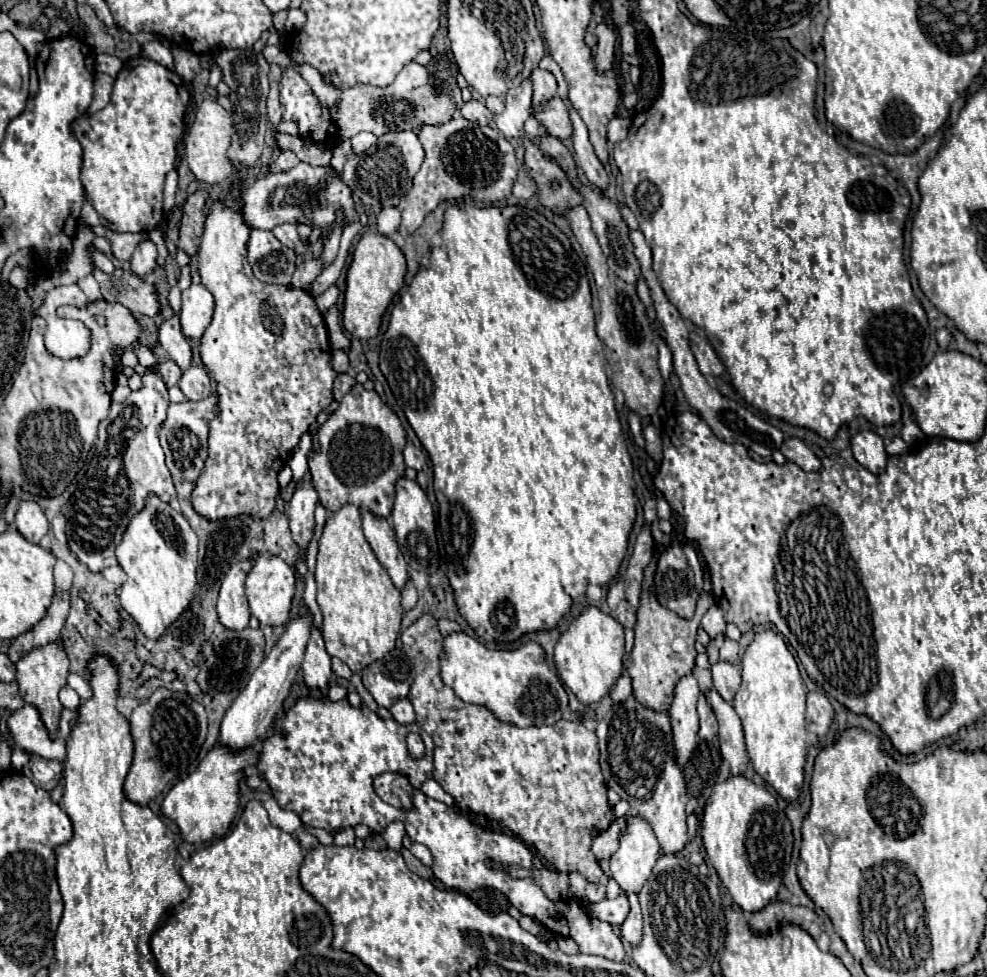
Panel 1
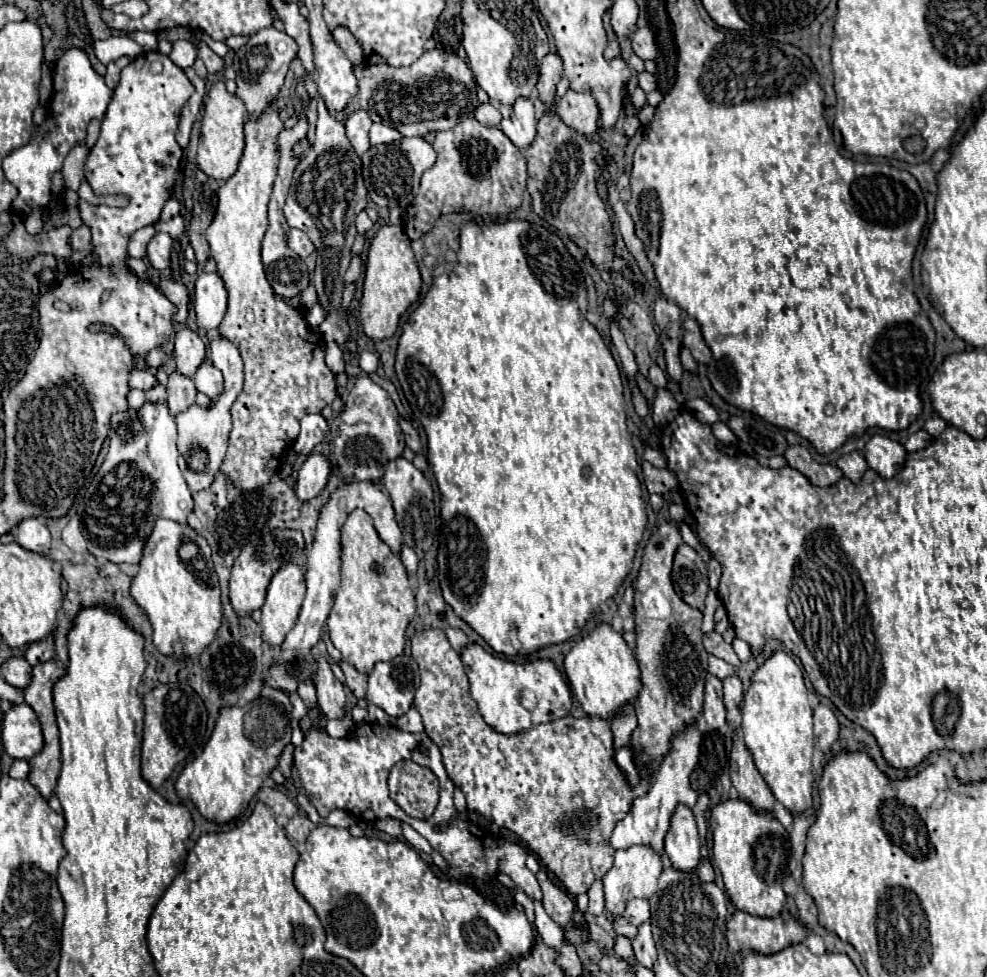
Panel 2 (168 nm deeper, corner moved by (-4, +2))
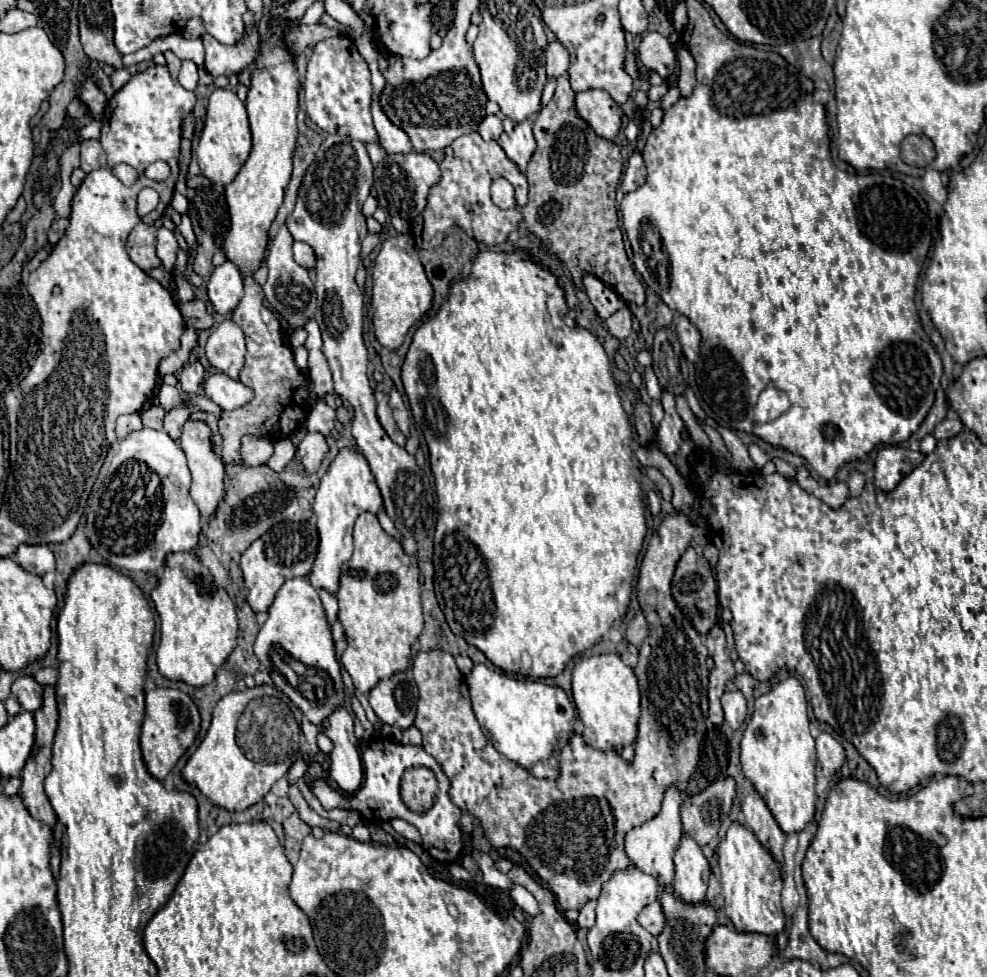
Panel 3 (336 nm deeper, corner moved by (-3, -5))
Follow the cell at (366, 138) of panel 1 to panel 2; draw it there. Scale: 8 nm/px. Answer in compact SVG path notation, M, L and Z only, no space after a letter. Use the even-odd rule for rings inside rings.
M373 123L369 137L371 137L371 145L381 145L381 143L389 145L389 143L401 139L403 135L393 127L387 127L387 125L381 125L381 123Z

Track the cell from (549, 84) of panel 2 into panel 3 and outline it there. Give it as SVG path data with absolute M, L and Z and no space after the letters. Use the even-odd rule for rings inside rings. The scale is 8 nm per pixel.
M560 42L548 44L546 52L546 76L548 78L558 78L568 70L568 52Z

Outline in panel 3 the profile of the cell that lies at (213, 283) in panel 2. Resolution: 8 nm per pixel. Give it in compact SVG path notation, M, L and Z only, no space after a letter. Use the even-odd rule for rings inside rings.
M224 262L222 266L214 268L206 286L208 300L216 314L230 314L244 296L242 276L232 262Z

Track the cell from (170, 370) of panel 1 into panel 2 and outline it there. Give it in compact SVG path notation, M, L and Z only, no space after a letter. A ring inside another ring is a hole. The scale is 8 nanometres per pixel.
M179 371L171 373L169 375L169 383L167 383L167 407L169 407L169 413L175 417L179 415L181 411L187 411L193 403L195 403L195 395L197 395L197 389L195 389L195 383L193 379L181 375Z

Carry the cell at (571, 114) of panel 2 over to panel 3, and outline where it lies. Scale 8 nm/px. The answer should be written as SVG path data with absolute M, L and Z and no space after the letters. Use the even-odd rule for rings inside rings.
M586 90L576 94L576 112L592 126L600 138L614 140L620 130L620 108L604 90Z

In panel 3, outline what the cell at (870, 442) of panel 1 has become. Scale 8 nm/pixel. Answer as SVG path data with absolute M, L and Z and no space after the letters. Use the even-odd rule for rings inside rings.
M882 446L876 454L874 462L874 484L876 488L890 492L896 488L896 484L908 476L920 462L924 460L924 454L912 452L900 446Z

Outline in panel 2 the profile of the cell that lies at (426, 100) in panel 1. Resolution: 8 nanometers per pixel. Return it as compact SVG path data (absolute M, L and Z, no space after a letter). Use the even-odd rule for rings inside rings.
M429 49L409 67L391 67L383 63L383 65L359 65L355 71L359 79L359 93L353 97L353 103L349 103L349 111L331 113L335 119L345 121L345 117L349 117L353 111L367 109L375 123L385 123L401 131L405 137L423 137L431 131L453 129L465 117L473 117L473 111L479 107L479 101L477 101L479 85L475 81L475 75L467 67L467 63L453 51Z

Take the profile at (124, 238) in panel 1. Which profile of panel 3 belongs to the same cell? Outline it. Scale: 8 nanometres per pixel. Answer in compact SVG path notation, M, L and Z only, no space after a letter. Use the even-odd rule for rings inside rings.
M140 222L128 236L126 252L132 262L142 270L160 266L160 260L156 256L156 228Z

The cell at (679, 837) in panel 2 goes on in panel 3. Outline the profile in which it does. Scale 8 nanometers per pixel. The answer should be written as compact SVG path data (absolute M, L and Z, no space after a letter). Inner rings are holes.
M682 836L680 846L674 854L674 866L676 866L672 882L674 892L690 904L704 900L710 876L710 864L704 858L702 848L696 842L692 842L692 838Z

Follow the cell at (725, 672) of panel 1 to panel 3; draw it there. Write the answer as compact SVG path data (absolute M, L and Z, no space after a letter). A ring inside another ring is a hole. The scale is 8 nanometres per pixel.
M740 690L734 692L724 692L722 694L722 708L724 711L725 723L732 726L732 730L738 730L746 718L746 698L742 696Z

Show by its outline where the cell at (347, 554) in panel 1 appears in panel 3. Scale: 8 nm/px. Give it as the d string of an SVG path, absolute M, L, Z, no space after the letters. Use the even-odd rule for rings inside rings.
M362 512L358 516L352 536L354 536L354 554L342 566L340 588L336 594L340 604L338 620L344 626L344 636L348 644L340 662L352 676L356 688L362 694L368 694L382 678L390 678L392 674L408 668L410 646L420 636L424 620L422 620L422 606L420 606L420 584L418 584L416 560L404 554L400 542L386 536L386 532L378 524L378 518L370 512Z

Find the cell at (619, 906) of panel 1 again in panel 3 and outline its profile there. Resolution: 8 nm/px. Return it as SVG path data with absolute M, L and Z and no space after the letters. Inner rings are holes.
M660 902L648 904L640 914L638 914L638 922L642 928L646 928L650 934L658 936L662 926L664 926L664 916L662 916L662 908Z

